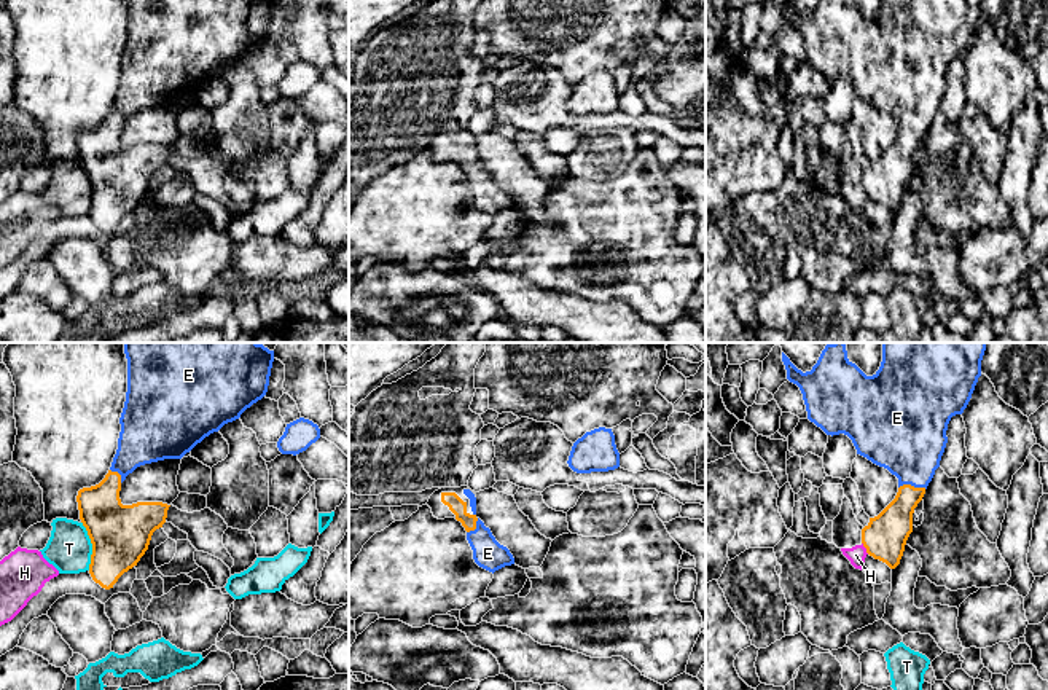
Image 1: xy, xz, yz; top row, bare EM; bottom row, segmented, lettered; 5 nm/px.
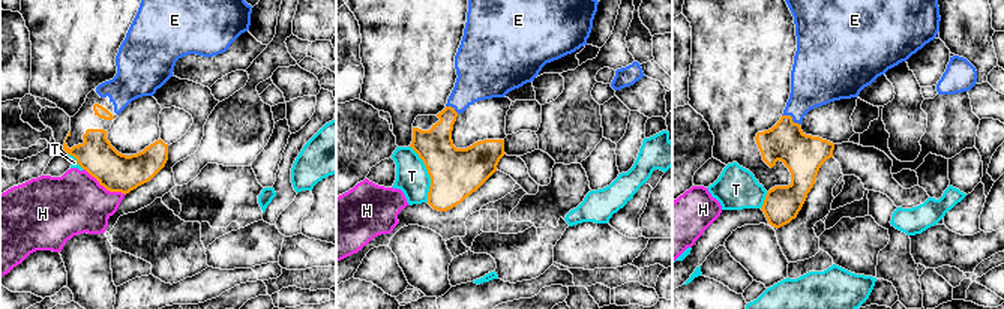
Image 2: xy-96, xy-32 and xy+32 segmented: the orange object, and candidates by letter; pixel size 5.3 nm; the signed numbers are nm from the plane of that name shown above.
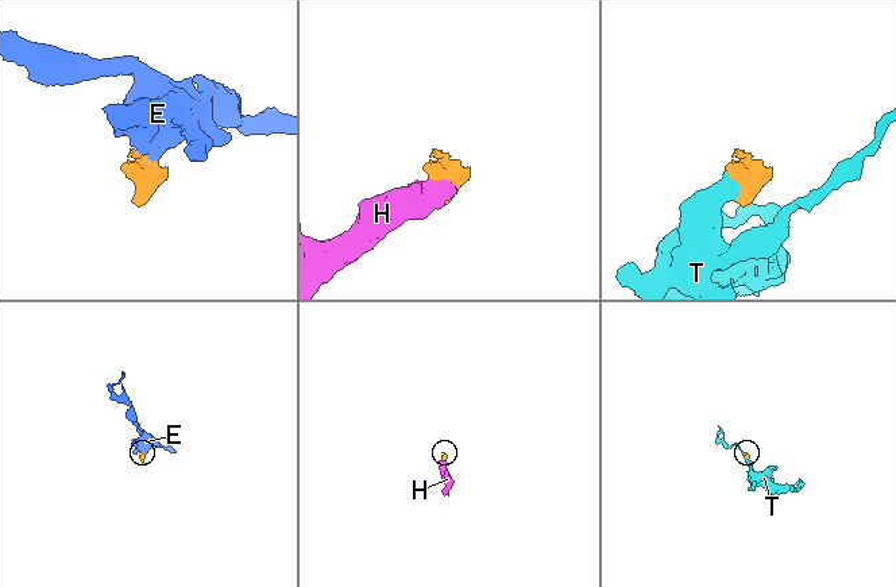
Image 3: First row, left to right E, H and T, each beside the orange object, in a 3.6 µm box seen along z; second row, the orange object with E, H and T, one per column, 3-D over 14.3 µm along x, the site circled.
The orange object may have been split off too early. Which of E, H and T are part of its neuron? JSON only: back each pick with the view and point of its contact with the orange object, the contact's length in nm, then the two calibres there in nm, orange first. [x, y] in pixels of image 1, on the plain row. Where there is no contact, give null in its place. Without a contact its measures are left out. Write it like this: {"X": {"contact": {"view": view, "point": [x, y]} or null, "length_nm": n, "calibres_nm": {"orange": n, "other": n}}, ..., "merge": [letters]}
{"E": {"contact": {"view": "yz", "point": [913, 129]}, "length_nm": 140, "calibres_nm": {"orange": 190, "other": 380}}, "merge": ["E"]}

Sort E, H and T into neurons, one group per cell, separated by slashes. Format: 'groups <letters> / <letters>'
groups E / H / T

